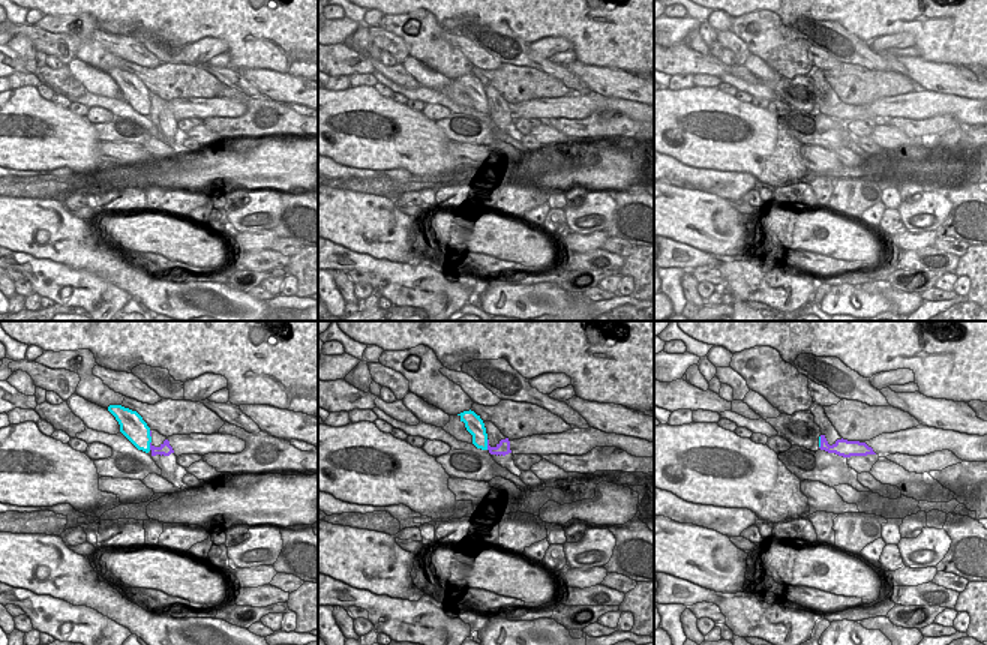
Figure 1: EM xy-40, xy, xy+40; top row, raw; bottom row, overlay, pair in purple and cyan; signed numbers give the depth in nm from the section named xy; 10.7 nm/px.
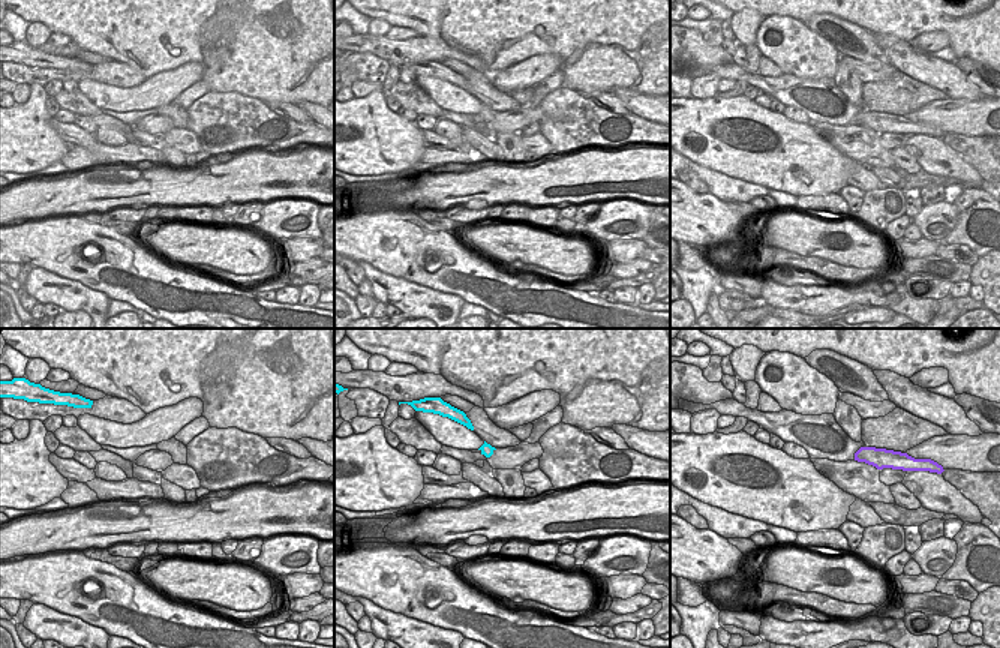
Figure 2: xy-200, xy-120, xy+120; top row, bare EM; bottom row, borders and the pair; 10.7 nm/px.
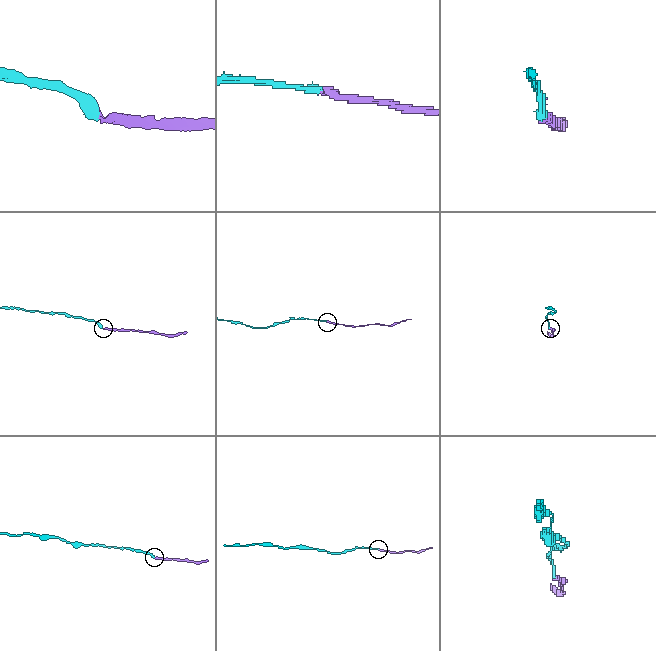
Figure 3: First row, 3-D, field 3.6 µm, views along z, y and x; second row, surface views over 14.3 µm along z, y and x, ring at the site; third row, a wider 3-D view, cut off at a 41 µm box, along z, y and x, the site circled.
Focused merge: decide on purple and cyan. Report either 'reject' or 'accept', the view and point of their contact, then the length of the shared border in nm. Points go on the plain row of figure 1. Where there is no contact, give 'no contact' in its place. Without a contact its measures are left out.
accept; meets purple in xy at (488, 108); contact 110 nm long

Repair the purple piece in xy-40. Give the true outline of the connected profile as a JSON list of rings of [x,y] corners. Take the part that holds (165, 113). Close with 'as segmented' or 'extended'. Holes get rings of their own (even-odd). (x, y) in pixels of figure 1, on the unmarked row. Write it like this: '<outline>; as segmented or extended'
[[[110,69],[108,75],[116,81],[120,88],[120,96],[138,112],[146,117],[152,117],[152,120],[164,118],[170,120],[174,117],[170,105],[165,104],[159,111],[152,108],[152,94],[142,81],[129,72],[122,69]]]; extended

